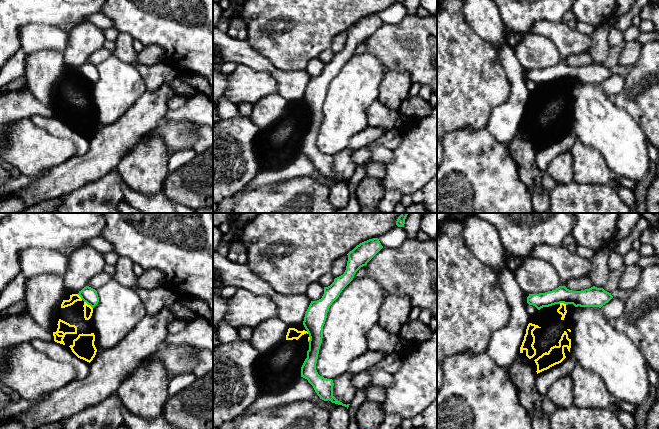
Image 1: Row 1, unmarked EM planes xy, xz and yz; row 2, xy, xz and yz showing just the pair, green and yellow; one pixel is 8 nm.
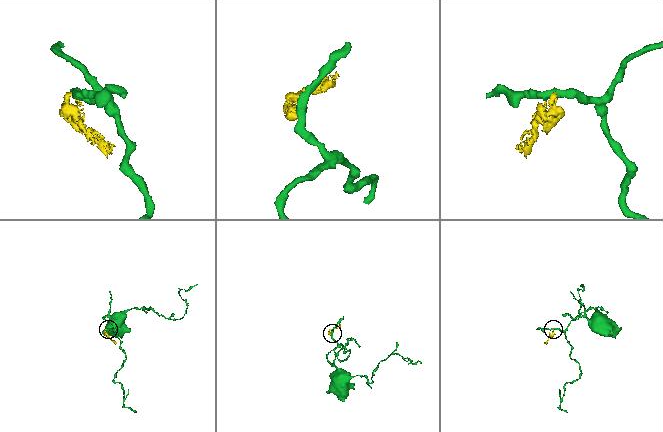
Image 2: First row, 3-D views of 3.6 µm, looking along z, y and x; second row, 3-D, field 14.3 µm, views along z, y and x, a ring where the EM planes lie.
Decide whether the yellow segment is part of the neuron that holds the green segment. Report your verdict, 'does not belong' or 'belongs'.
does not belong

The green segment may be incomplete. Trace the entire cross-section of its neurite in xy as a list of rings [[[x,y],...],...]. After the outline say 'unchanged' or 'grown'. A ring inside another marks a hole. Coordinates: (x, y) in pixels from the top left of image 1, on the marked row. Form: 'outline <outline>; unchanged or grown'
outline [[[86,286],[81,291],[79,291],[78,295],[92,308],[94,308],[99,302],[97,291],[89,286]]]; unchanged

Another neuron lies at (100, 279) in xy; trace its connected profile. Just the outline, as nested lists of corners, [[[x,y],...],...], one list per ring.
[[[100,272],[93,276],[89,281],[87,286],[97,290],[104,284],[106,284],[108,281],[112,279],[112,274],[108,274],[106,272]]]

